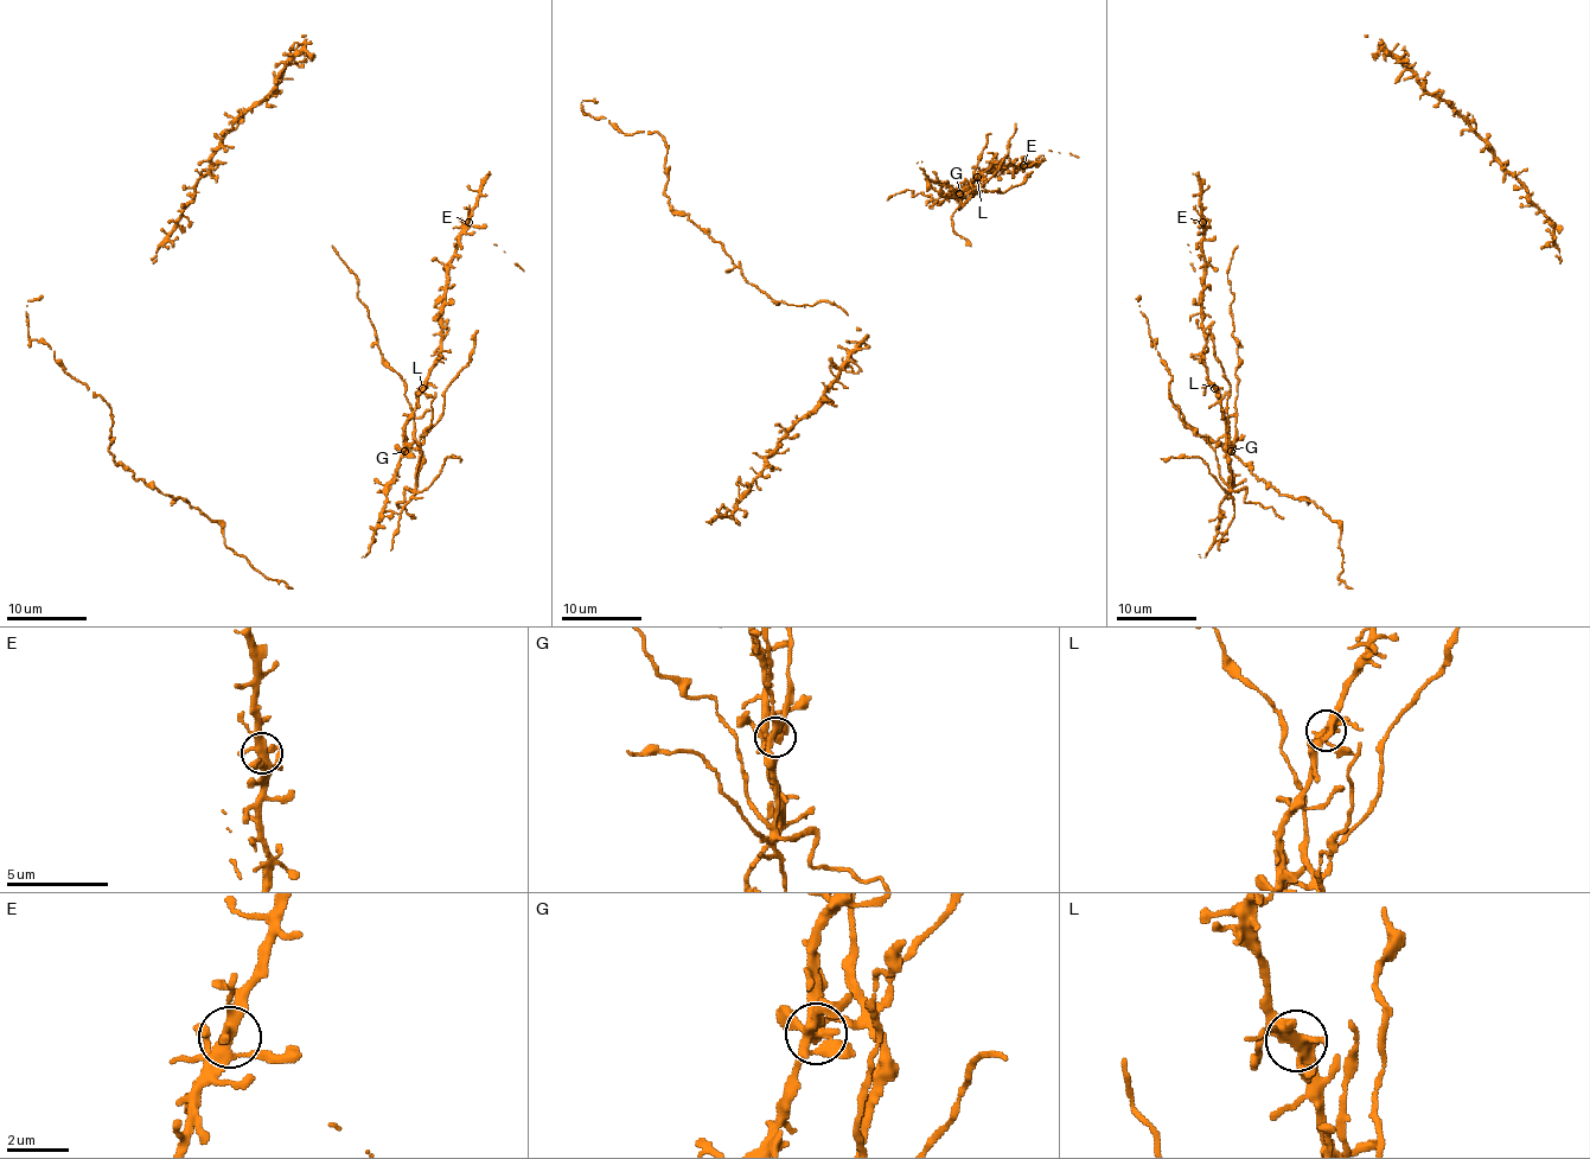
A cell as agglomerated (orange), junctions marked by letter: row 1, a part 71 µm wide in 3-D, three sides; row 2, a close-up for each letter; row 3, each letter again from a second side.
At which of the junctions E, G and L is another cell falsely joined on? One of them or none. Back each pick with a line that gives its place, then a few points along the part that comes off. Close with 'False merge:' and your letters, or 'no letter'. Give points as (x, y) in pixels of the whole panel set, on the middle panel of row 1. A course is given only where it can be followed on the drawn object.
G: Place: (959, 193). Course of the part to remove: (959, 193), (971, 196), (939, 202), (923, 193), (913, 196), (911, 190), (887, 199)
False merge: G

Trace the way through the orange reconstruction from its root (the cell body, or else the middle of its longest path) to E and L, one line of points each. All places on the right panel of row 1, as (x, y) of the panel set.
E: (1227, 452), (1227, 415), (1219, 389), (1208, 380), (1205, 365), (1202, 222)
L: (1227, 452), (1227, 415), (1214, 388)

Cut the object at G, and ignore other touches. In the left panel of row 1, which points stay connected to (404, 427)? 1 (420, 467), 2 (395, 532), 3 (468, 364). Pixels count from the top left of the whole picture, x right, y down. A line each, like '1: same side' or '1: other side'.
1: other side
2: other side
3: other side

